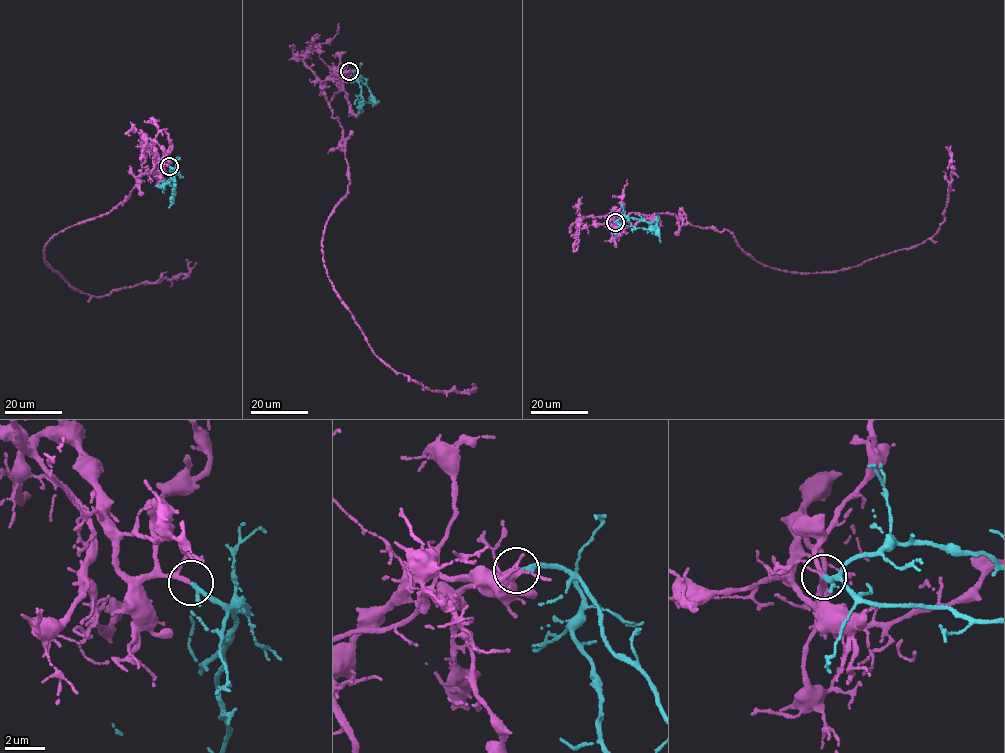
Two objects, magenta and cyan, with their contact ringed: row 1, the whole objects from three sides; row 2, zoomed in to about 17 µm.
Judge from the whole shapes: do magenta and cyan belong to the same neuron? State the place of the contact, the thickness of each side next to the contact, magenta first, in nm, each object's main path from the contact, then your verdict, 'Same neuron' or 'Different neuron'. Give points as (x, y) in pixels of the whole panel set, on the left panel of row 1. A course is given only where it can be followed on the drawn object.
Place: (169, 166). Thickness 180 nm (magenta) against 180 nm. Course of magenta: (170, 165), (148, 145), (147, 171), (122, 204), (57, 233), (44, 259), (95, 297), (187, 274), (185, 260). Course of cyan: (170, 166), (177, 170), (167, 183), (162, 185), (163, 181), (160, 179). Same neuron

